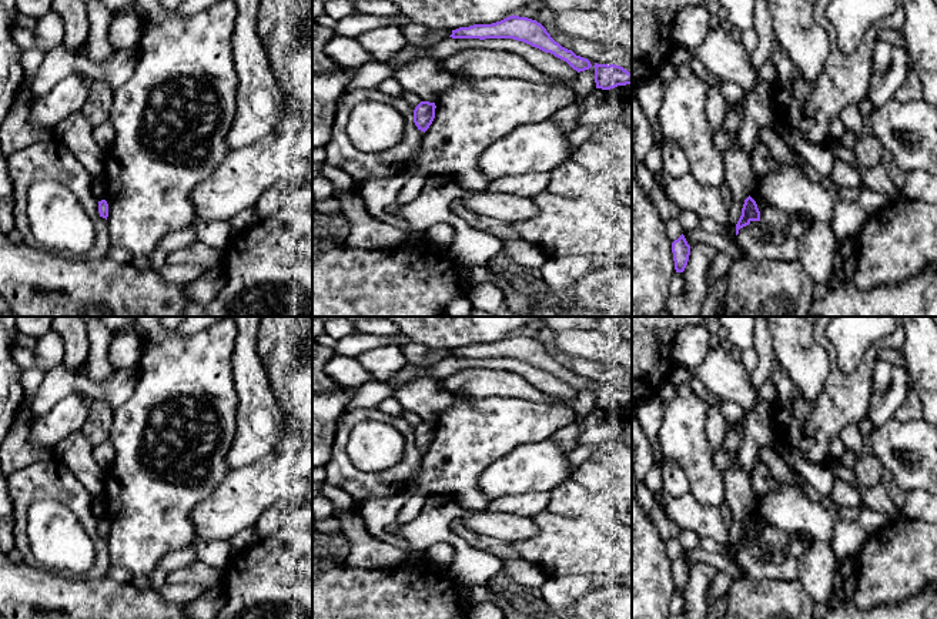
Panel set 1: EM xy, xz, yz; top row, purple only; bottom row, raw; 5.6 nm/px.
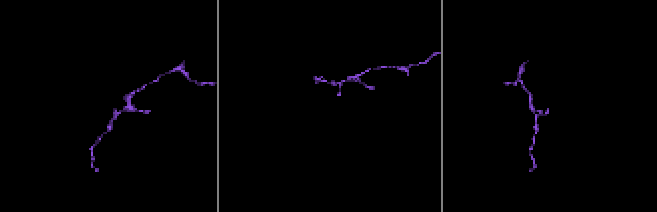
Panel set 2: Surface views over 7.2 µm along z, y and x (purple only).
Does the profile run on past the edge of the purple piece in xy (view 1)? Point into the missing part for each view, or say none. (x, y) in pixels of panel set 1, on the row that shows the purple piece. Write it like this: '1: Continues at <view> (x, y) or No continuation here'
1: No continuation here

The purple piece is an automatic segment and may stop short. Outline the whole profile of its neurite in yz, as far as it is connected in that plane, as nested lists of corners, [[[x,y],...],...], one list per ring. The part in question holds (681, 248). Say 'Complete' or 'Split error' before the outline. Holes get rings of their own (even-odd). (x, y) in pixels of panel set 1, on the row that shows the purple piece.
Complete. [[[683,234],[672,242],[672,252],[676,272],[683,272],[690,255],[690,245]]]

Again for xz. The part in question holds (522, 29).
Complete. [[[509,16],[492,24],[473,24],[452,30],[452,39],[513,39],[536,47],[545,53],[566,61],[578,73],[592,67],[588,58],[576,56],[572,50],[556,43],[546,29],[536,20],[519,16]]]

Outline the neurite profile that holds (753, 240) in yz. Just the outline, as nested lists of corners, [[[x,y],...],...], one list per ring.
[[[756,190],[749,194],[760,211],[759,221],[739,230],[734,241],[749,260],[787,260],[794,261],[799,252],[799,240],[787,237],[780,244],[773,244],[770,235],[784,232],[790,225],[790,213],[782,211],[762,198]]]

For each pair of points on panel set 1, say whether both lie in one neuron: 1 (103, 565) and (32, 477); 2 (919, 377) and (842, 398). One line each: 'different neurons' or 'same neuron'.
1: same neuron
2: different neurons

